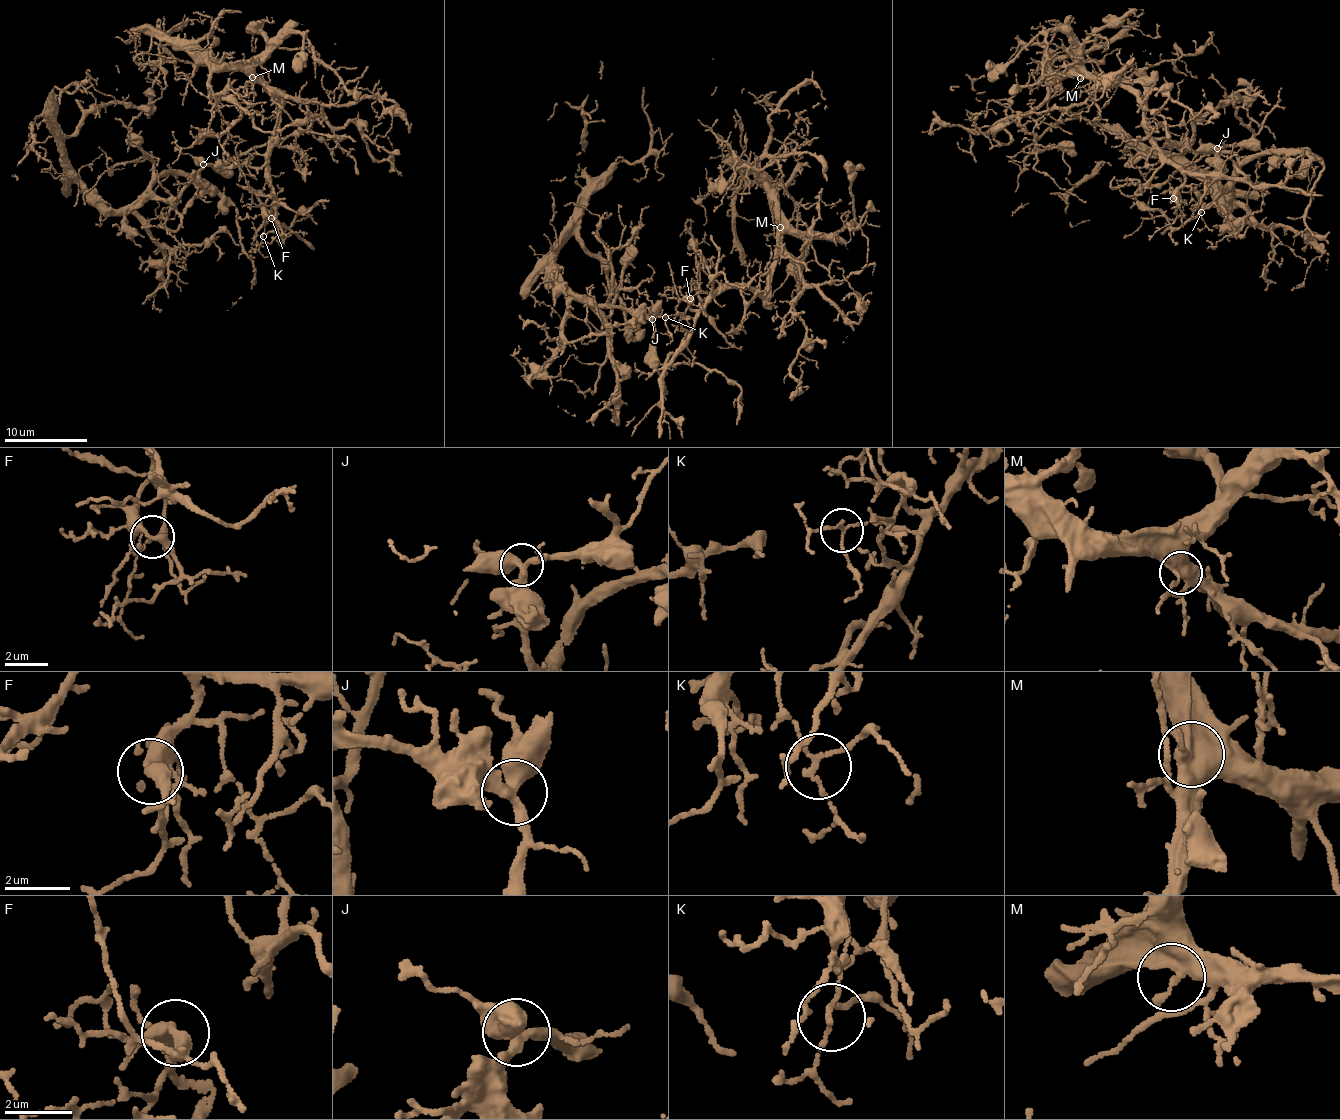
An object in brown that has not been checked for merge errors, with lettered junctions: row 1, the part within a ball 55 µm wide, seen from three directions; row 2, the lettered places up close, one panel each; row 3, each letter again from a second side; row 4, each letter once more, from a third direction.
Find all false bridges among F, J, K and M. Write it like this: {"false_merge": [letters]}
{"false_merge": []}

